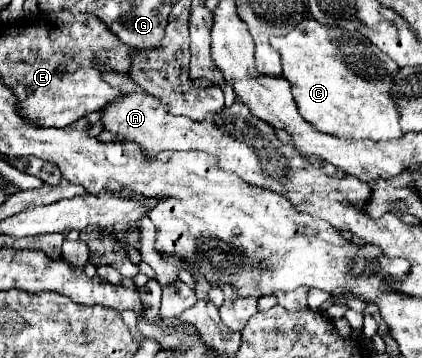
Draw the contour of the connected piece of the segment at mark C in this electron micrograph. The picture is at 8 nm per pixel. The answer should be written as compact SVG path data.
M304 19L292 33L274 37L274 49L282 55L282 77L292 85L292 95L296 99L300 115L318 131L350 139L392 139L404 135L398 125L400 113L390 93L392 77L400 69L386 53L368 43L364 37L350 31L344 33L342 29L326 27L316 19Z

